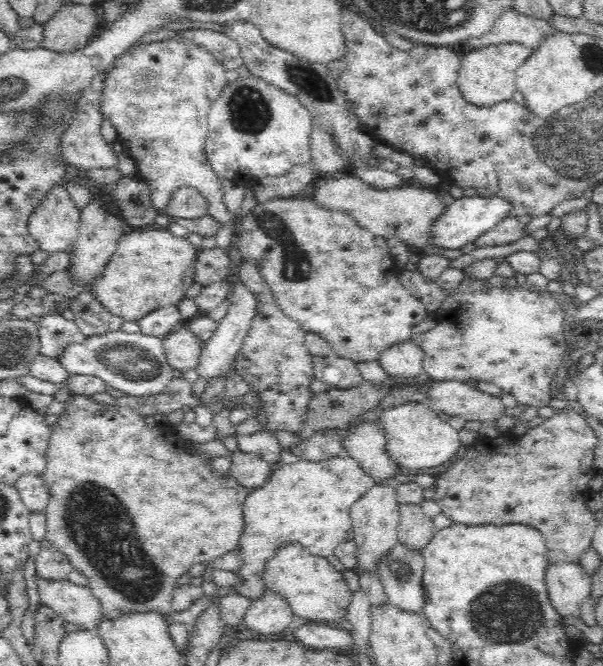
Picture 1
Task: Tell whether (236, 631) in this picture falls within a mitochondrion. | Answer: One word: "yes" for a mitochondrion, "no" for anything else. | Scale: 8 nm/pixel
no

